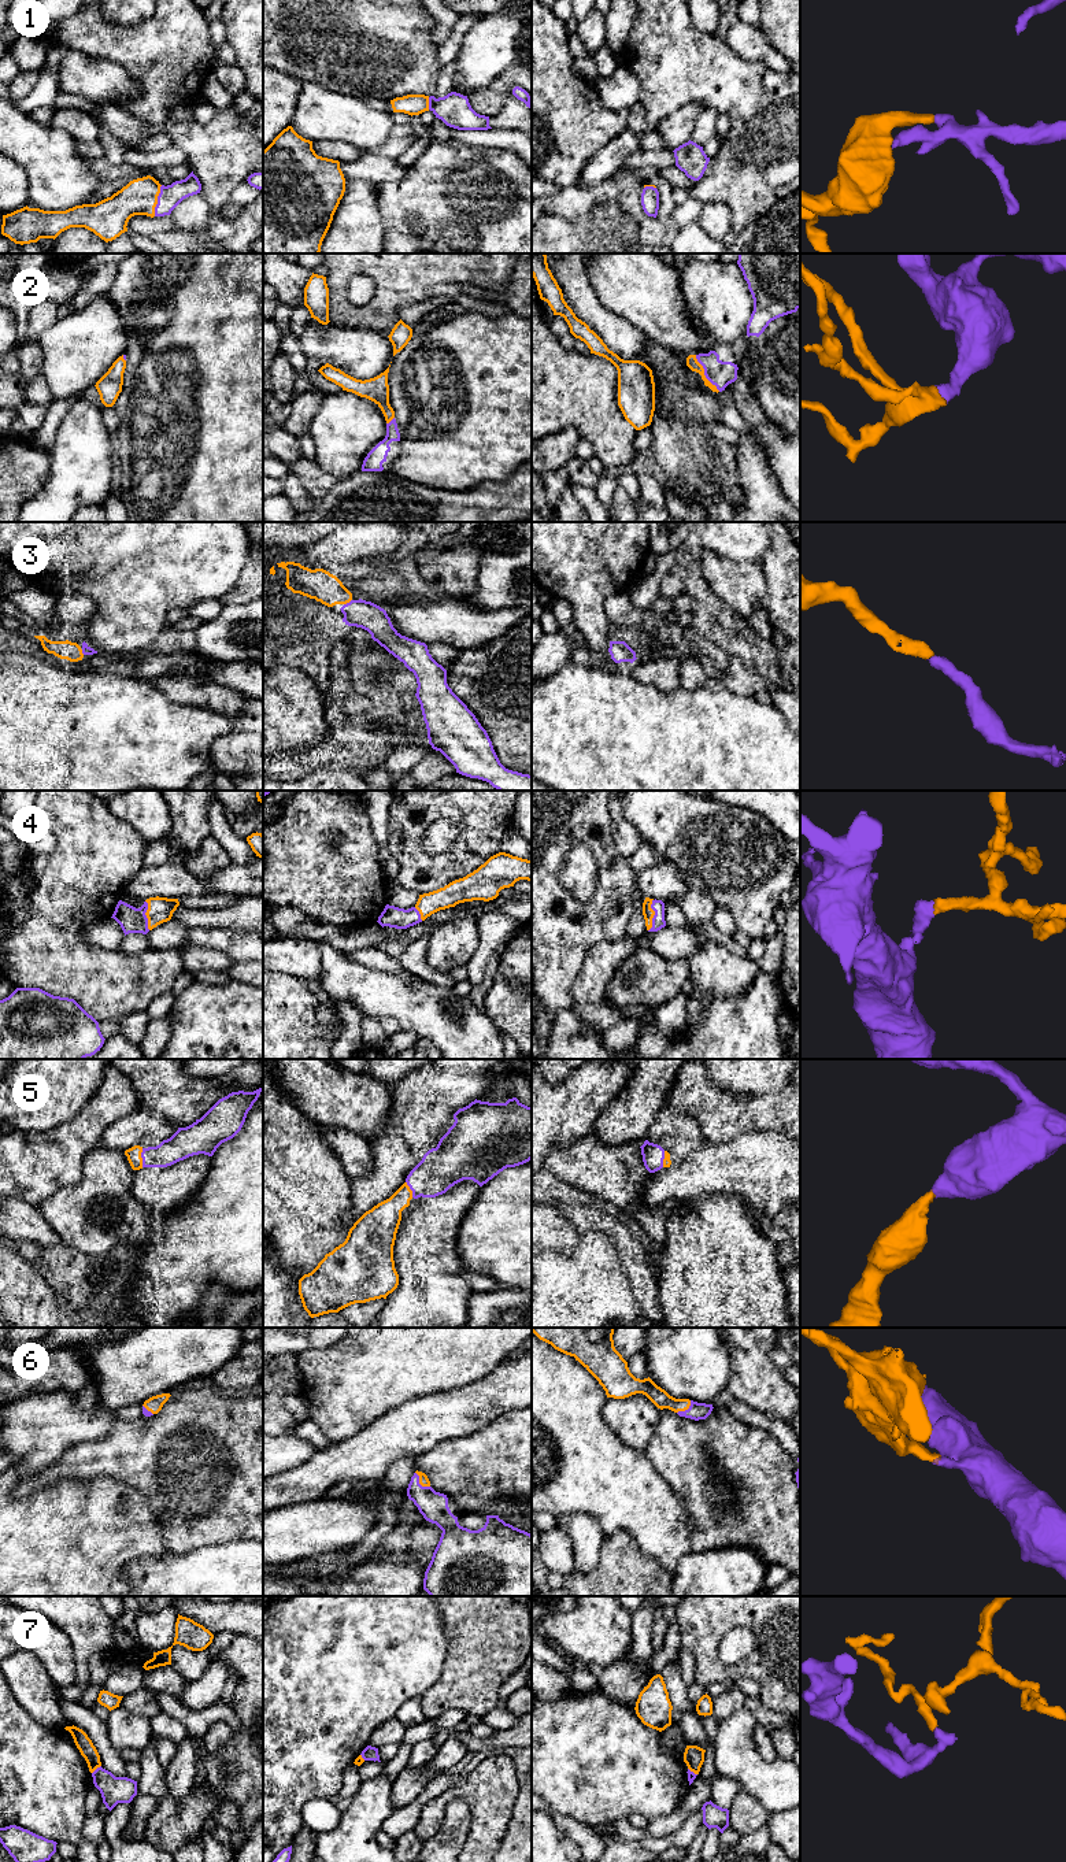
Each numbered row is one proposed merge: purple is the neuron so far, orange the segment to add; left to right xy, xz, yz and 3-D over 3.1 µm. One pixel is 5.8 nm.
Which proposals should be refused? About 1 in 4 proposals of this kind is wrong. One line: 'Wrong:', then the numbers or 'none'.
Wrong: 7

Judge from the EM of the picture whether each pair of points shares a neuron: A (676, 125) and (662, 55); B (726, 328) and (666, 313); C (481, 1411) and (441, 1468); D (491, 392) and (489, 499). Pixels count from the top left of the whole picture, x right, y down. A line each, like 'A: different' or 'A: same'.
A: different
B: different
C: different
D: different

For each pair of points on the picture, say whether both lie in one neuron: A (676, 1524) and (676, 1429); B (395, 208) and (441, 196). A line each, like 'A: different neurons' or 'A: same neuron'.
A: different neurons
B: same neuron

